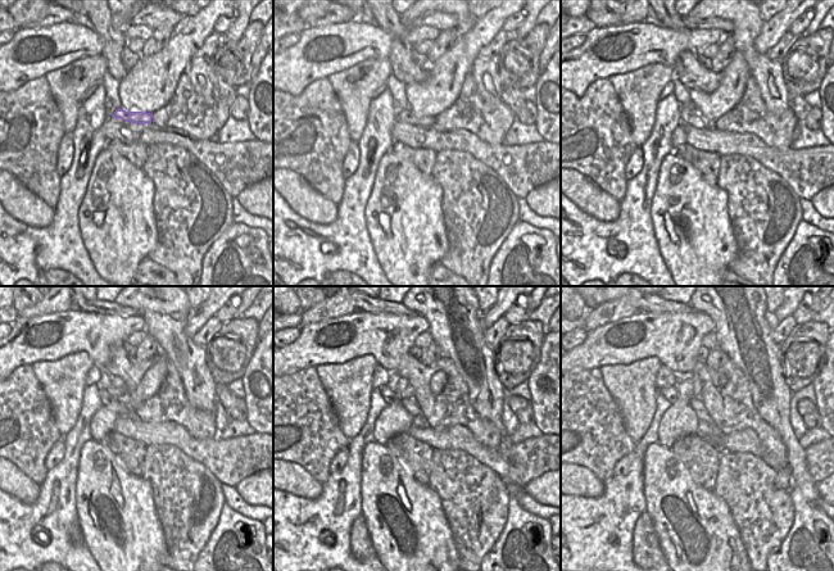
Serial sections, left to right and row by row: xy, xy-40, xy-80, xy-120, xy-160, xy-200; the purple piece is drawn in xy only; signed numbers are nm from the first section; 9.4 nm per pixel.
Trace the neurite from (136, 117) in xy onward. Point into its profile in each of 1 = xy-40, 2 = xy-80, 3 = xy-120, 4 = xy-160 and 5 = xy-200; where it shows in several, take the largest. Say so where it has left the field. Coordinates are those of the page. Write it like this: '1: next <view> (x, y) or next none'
1: next xy-40 (404, 116)
2: next xy-80 (688, 117)
3: next xy-120 (112, 403)
4: next xy-160 (389, 395)
5: next xy-200 (670, 394)

